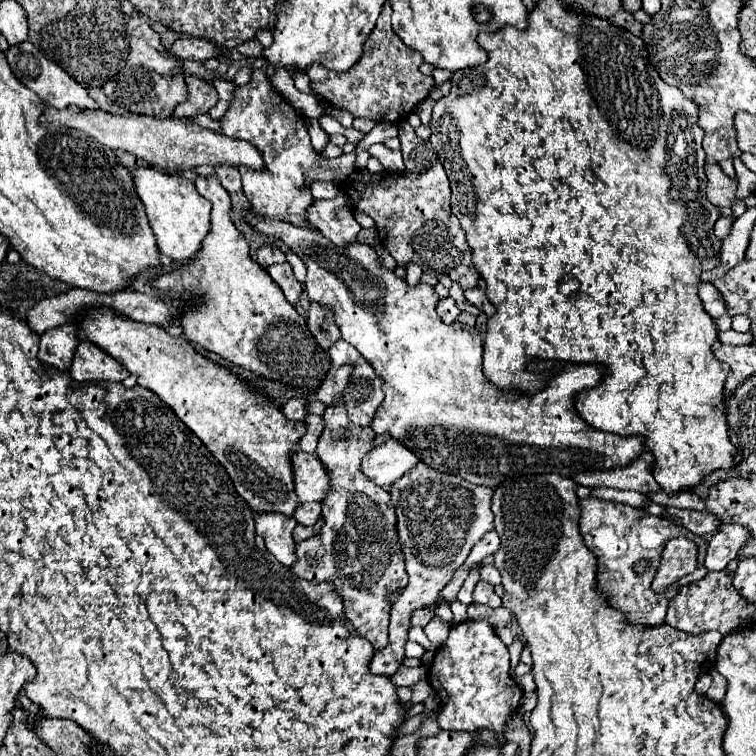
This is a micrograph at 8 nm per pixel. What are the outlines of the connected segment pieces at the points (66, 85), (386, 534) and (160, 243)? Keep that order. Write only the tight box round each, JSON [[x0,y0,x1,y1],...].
[[5,41,97,109],[291,395,407,649],[131,167,209,261]]

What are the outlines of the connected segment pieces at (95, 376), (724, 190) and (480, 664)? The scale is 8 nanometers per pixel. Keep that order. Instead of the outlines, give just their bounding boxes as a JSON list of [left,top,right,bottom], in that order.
[[69,341,129,381],[705,165,737,207],[429,621,523,739]]

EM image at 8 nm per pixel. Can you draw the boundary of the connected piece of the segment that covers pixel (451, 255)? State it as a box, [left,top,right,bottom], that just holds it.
[341,163,479,291]

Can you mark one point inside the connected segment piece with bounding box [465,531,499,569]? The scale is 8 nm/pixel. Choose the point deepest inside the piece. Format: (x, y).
(489, 544)

